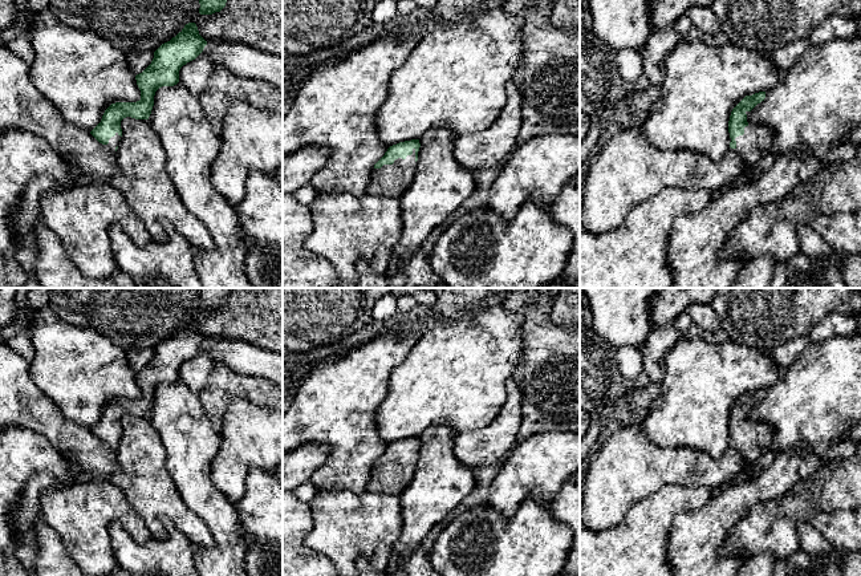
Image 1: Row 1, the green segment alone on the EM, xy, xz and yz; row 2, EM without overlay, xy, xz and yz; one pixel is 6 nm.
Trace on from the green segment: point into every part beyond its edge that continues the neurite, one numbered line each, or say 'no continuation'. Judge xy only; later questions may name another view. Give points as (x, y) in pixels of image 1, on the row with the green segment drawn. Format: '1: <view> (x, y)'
1: xy (114, 141)

